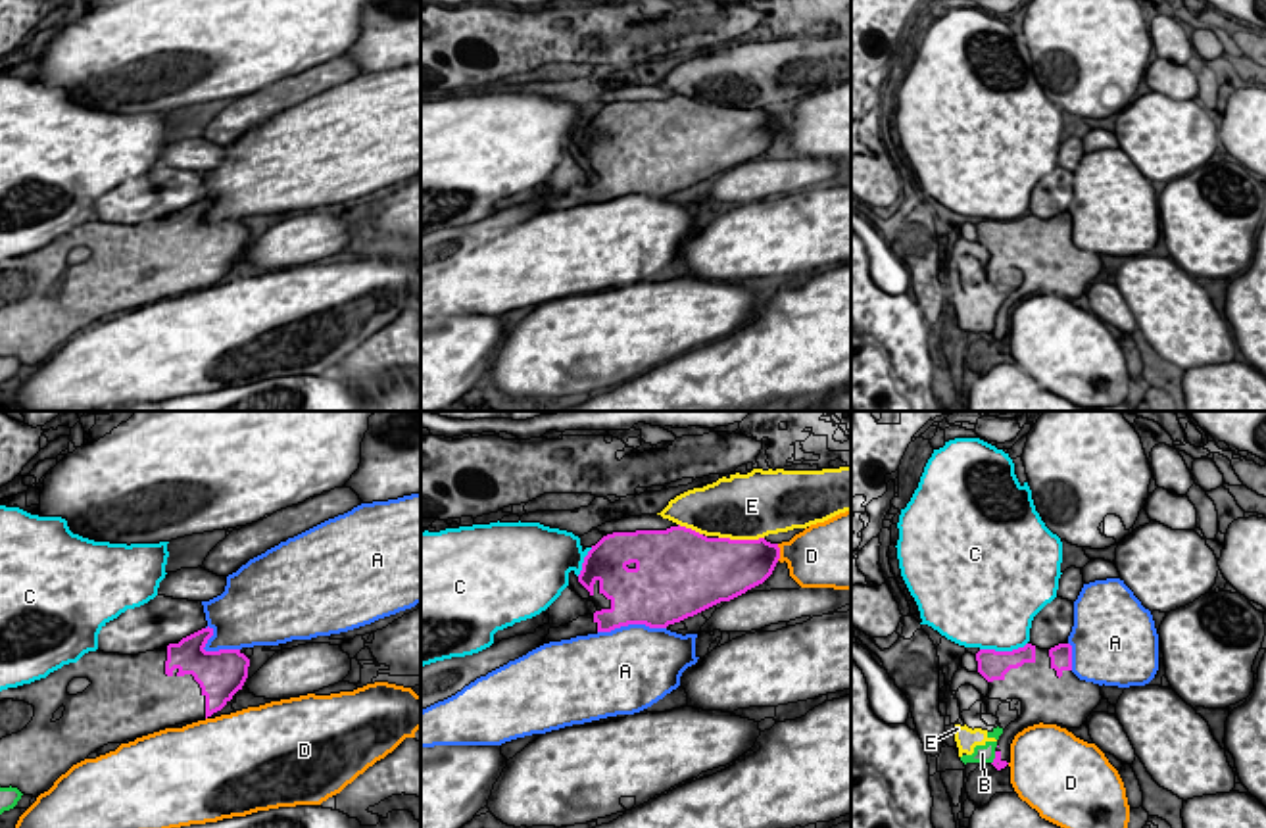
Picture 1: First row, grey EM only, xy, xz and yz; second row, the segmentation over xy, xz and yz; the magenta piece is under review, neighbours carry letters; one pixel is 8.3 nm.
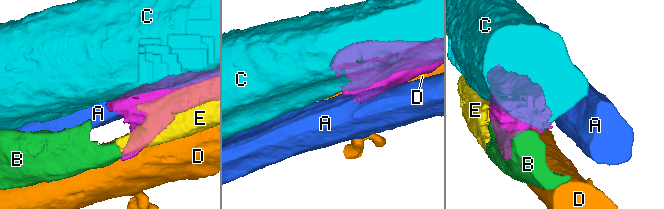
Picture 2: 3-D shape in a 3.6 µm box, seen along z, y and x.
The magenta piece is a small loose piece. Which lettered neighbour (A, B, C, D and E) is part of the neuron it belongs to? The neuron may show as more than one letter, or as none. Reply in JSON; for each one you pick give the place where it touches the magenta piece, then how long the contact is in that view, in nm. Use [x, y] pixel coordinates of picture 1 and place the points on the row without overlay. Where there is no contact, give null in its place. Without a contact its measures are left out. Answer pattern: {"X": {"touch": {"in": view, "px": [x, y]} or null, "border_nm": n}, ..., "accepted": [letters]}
{"accepted": []}

